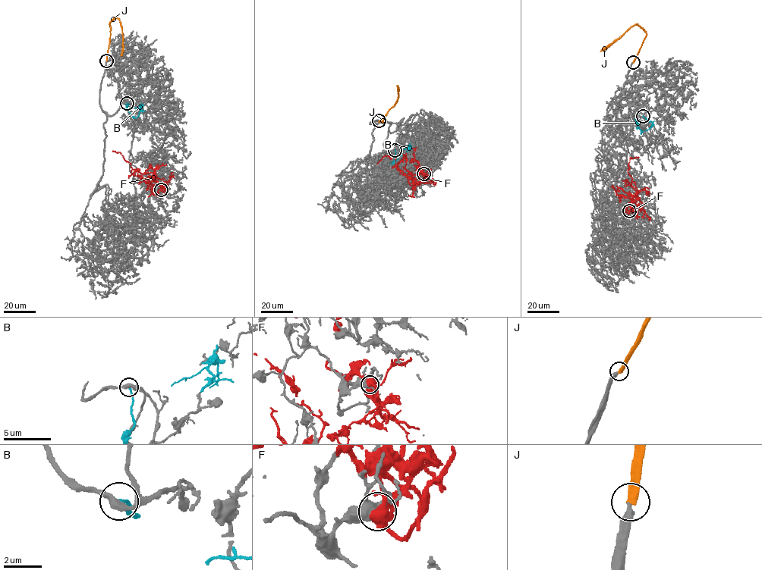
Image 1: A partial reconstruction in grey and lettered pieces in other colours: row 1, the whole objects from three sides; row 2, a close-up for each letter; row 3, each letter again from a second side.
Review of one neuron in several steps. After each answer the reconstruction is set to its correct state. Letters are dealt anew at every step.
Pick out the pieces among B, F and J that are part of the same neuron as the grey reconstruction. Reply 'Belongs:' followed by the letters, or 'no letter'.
Belongs: no letter

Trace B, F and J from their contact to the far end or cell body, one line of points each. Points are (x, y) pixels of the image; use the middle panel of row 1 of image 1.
B: (395, 150), (393, 162), (398, 157), (406, 154), (408, 146), (408, 150)
F: (423, 173), (417, 167), (407, 176), (395, 165), (416, 180), (408, 195)
J: (379, 120), (383, 122), (384, 117), (398, 100), (397, 86)

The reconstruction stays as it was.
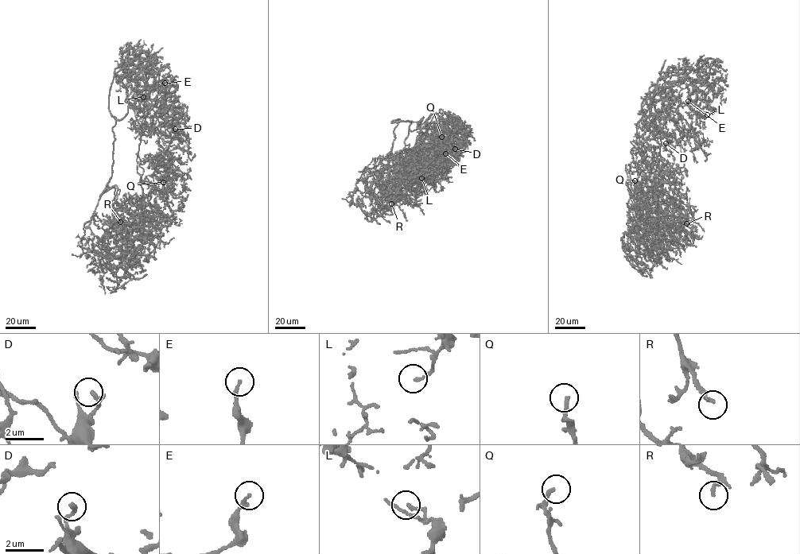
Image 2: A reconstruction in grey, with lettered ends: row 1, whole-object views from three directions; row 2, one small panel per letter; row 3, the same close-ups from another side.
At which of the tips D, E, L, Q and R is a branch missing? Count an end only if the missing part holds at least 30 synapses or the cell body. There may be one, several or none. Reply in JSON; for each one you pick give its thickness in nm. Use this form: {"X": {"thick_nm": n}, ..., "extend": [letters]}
{"Q": {"thick_nm": 200}, "R": {"thick_nm": 140}, "extend": ["Q", "R"]}

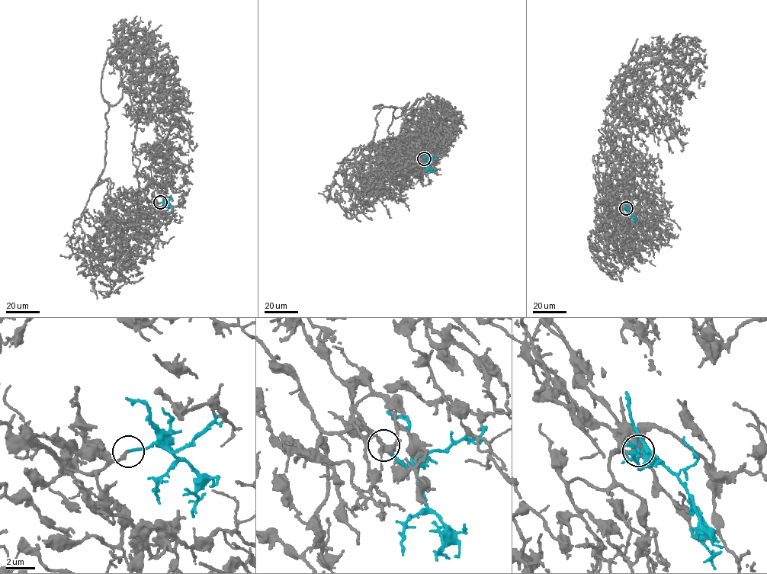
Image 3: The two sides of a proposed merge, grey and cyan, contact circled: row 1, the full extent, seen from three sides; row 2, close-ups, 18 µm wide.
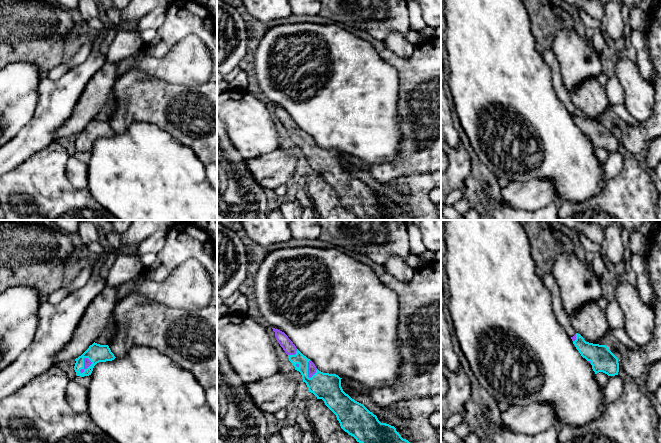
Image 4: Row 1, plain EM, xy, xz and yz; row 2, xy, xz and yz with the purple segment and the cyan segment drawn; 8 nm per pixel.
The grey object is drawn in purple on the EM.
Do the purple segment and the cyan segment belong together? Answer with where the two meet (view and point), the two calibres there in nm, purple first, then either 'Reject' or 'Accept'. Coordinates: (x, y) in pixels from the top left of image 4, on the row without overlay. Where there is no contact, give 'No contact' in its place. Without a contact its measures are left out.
Touches purple at xy (84, 141). Thickness 60 nm (purple) against 150 nm. Accept

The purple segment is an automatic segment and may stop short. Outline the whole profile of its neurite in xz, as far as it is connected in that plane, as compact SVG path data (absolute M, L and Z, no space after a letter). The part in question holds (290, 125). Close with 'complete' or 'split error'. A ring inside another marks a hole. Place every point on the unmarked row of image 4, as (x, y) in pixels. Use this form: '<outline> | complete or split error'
M275 104L275 113L280 122L289 133L289 137L302 151L303 158L306 159L309 168L313 169L317 175L322 175L325 181L336 191L341 204L349 211L353 212L361 220L411 220L403 215L394 202L381 199L377 192L370 188L363 180L352 175L341 163L341 155L336 150L323 149L319 147L315 140L304 132L288 114L288 112Z | split error

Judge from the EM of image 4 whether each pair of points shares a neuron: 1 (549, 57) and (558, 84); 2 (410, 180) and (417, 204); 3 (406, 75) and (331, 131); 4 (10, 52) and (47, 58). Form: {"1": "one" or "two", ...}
{"1": "one", "2": "one", "3": "two", "4": "one"}

